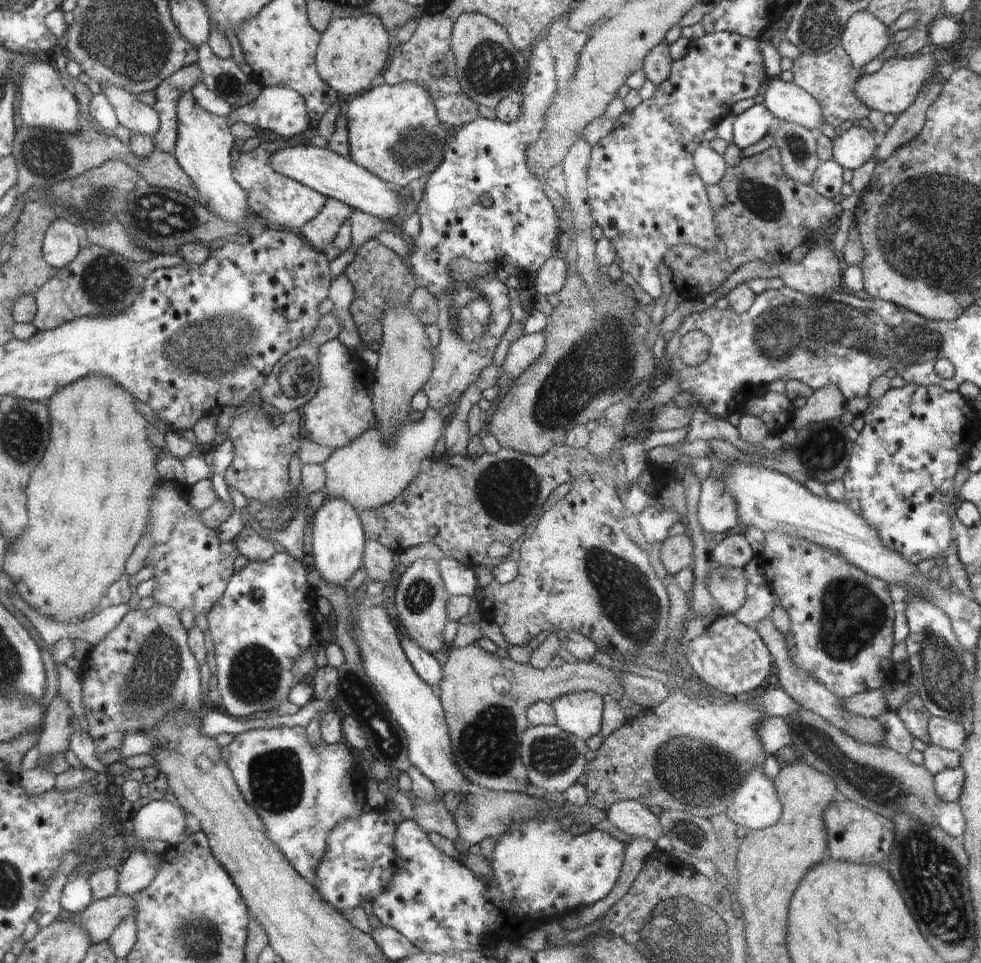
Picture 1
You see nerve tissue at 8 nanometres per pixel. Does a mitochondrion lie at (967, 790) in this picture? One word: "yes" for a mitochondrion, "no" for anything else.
no

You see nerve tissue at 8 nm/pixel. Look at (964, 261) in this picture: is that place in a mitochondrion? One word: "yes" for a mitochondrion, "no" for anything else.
yes

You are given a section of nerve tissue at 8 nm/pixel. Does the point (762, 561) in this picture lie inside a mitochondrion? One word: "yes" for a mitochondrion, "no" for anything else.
no

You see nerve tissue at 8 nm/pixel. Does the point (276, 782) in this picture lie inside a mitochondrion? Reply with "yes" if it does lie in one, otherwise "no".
yes

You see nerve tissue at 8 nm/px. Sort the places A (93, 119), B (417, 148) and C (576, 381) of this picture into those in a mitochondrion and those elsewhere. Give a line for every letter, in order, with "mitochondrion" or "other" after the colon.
A: other
B: mitochondrion
C: mitochondrion

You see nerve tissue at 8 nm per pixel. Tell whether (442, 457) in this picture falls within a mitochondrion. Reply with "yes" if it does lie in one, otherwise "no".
no

